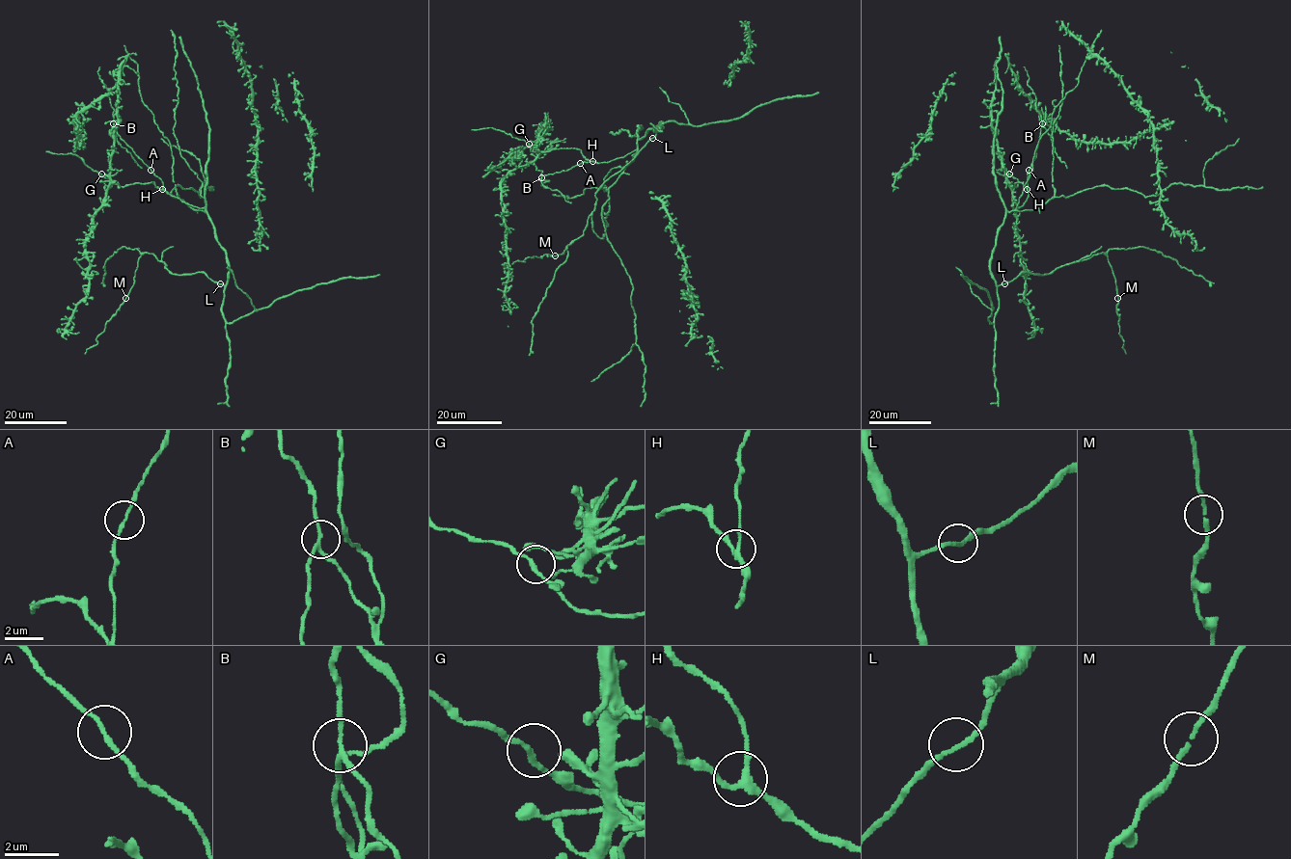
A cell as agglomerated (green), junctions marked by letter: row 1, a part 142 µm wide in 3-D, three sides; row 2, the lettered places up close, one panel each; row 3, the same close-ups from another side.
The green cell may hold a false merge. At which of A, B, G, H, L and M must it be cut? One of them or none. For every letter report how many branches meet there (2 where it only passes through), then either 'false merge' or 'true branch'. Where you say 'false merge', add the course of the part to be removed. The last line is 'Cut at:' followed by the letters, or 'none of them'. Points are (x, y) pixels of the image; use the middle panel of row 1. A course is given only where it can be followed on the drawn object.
A: branches 2; true branch
B: branches 3; false merge; course (541, 177), (542, 171), (536, 170), (532, 161), (525, 161), (528, 158)
G: branches 3; true branch
H: branches 3; true branch
L: branches 2; true branch
M: branches 2; true branch
Cut at: B

